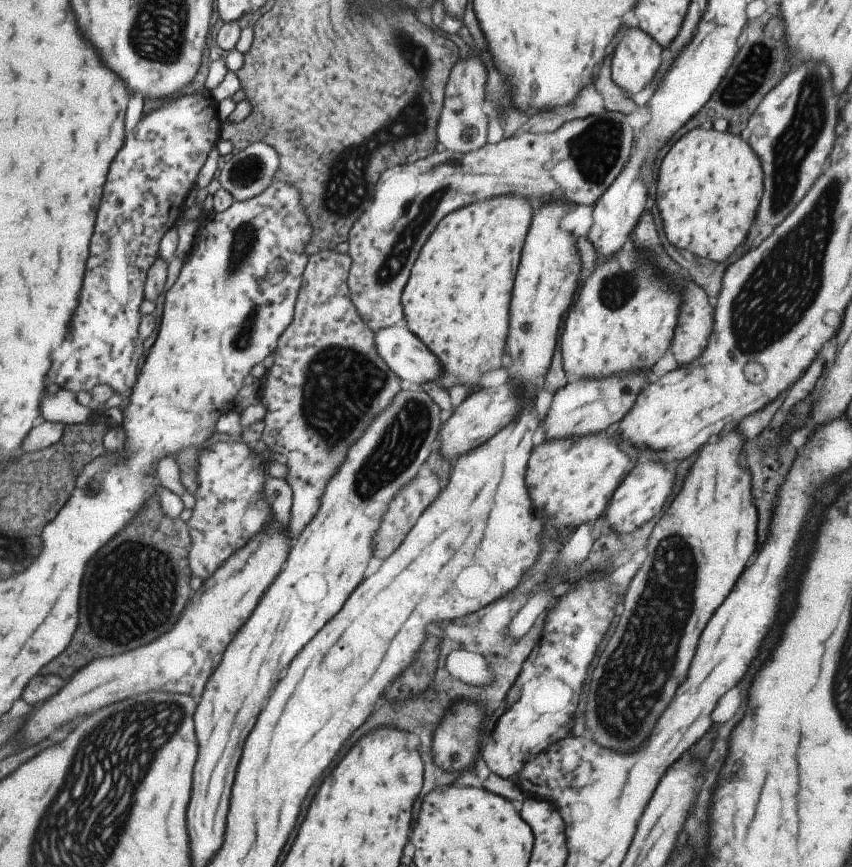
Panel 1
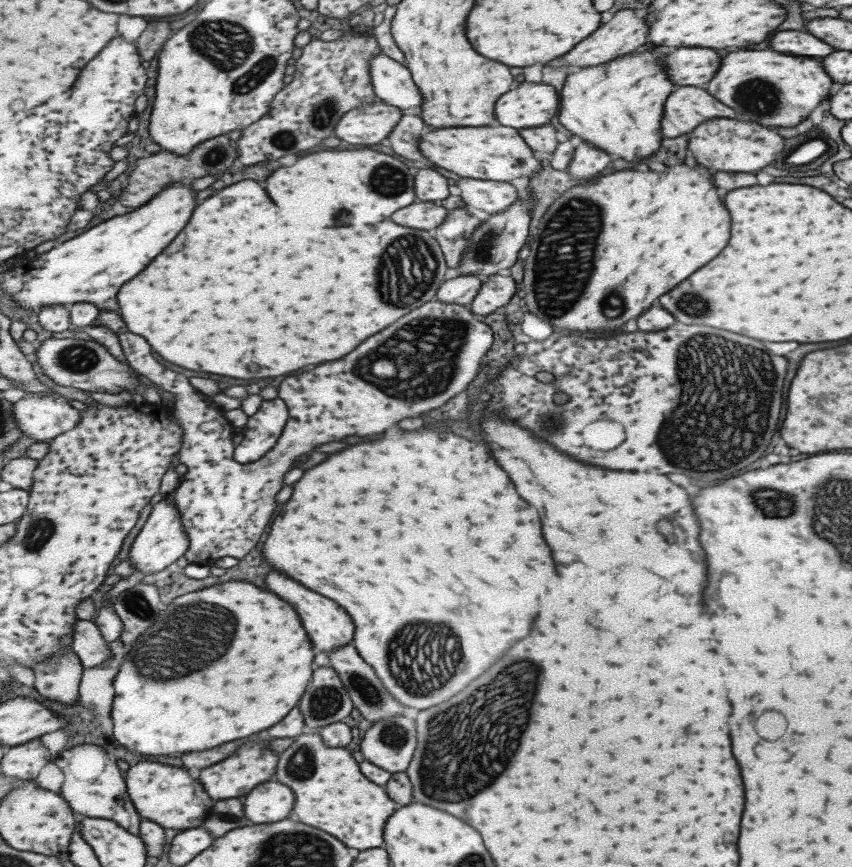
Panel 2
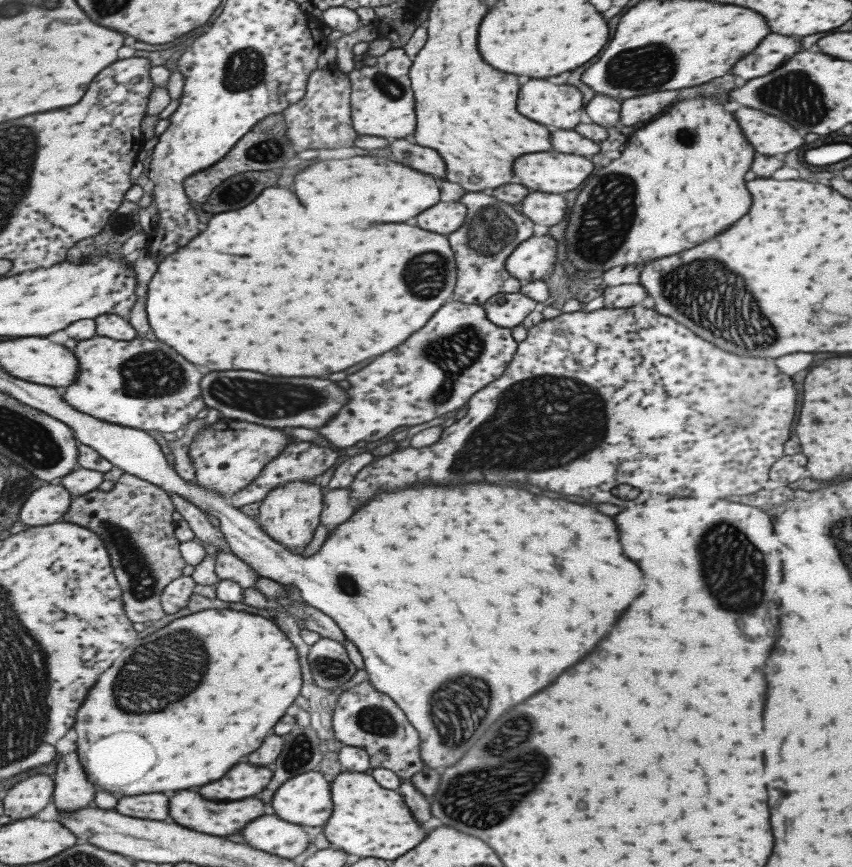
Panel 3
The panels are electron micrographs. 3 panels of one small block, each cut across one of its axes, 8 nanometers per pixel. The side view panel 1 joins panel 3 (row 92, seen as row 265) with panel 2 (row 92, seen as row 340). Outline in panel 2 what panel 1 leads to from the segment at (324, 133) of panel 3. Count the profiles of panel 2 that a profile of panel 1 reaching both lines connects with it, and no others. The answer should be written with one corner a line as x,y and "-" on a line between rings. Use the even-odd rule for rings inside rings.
311,26
307,32
315,40
301,48
301,56
295,60
295,74
283,86
281,94
275,96
269,112
257,120
255,126
241,130
241,138
237,140
237,160
243,166
279,160
287,154
311,150
325,138
335,136
337,122
343,118
343,114
379,100
373,84
371,64
379,54
383,54
383,48
373,32
365,36
351,30
337,42
321,42
321,32
313,30

